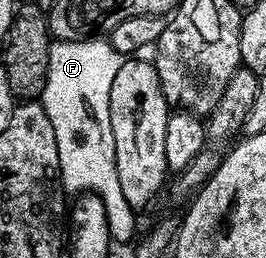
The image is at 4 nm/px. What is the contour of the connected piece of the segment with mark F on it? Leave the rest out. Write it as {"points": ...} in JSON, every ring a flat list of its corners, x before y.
{"points":[[104,38,56,40,50,50,42,103,46,114,50,114,50,126,54,126,60,182,65,193,99,196,108,215,109,229,128,240,136,232,137,213,130,202,126,202,122,182,118,182,114,134,110,126,110,86,124,62,120,49]]}

